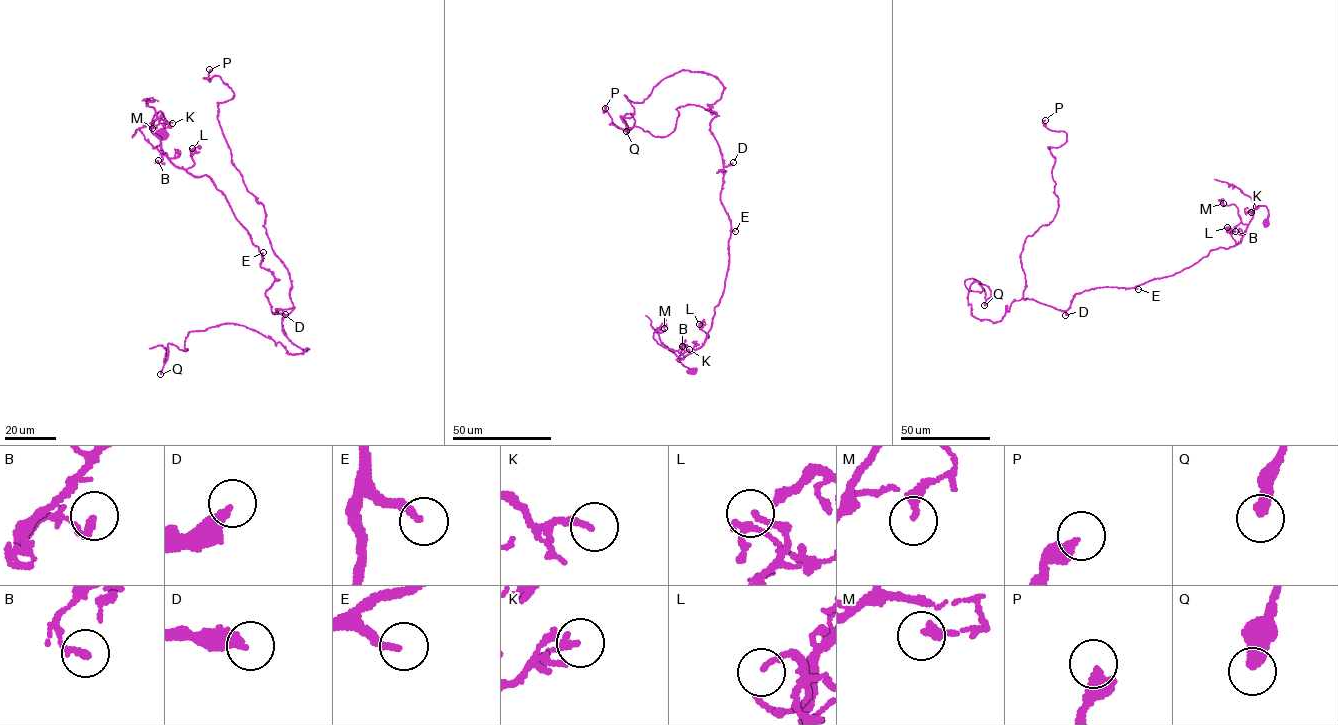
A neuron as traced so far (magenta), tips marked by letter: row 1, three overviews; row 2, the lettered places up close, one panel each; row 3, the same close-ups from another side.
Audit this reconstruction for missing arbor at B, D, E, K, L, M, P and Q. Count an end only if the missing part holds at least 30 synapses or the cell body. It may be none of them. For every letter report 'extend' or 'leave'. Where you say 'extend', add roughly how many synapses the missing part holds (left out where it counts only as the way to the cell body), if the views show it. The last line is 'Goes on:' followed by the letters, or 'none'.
B: leave
D: leave
E: leave
K: leave
L: leave
M: leave
P: leave
Q: leave
Goes on: none

